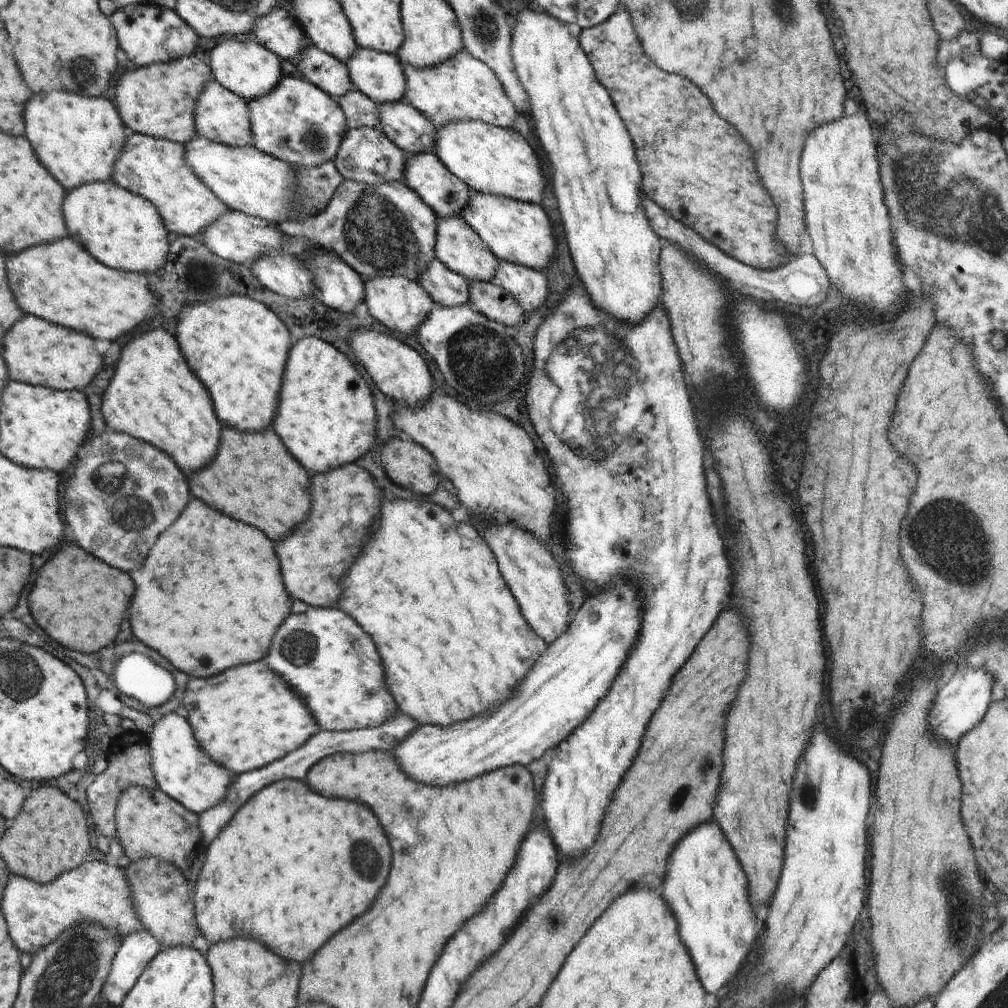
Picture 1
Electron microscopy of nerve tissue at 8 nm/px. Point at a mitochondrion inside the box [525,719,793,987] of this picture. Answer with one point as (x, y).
(685, 788)

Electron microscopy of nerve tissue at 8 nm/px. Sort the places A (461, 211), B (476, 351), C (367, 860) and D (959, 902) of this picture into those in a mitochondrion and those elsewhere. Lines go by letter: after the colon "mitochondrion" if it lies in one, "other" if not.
A: other
B: mitochondrion
C: mitochondrion
D: mitochondrion

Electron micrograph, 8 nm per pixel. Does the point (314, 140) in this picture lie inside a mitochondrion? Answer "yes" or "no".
yes

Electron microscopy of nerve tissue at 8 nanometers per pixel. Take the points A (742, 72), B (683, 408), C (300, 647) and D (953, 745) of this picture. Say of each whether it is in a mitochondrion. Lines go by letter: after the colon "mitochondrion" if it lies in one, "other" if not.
A: other
B: other
C: mitochondrion
D: other

